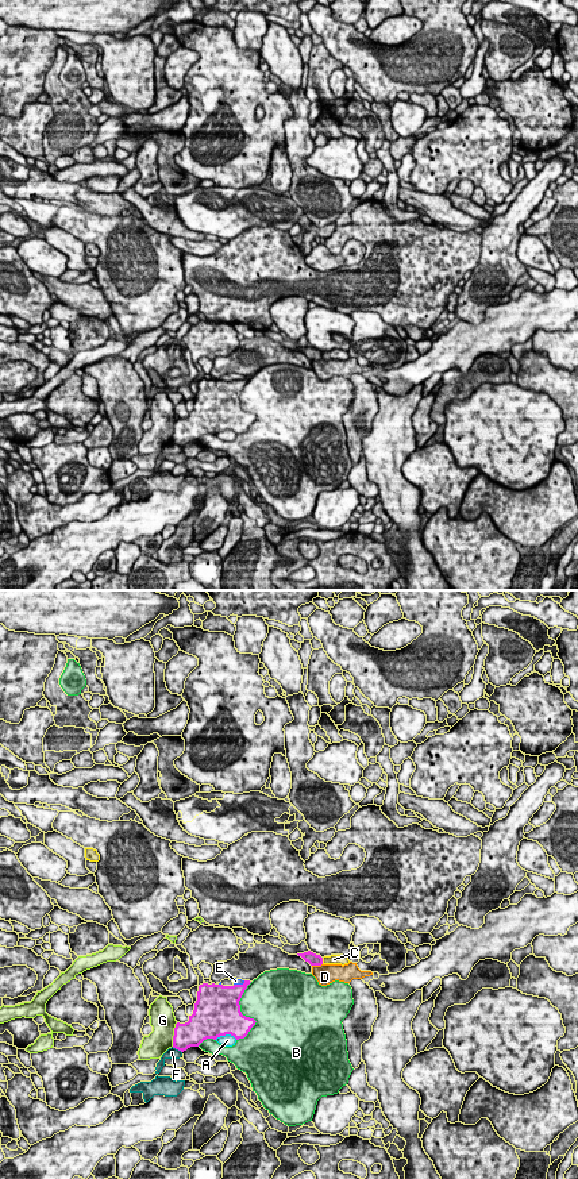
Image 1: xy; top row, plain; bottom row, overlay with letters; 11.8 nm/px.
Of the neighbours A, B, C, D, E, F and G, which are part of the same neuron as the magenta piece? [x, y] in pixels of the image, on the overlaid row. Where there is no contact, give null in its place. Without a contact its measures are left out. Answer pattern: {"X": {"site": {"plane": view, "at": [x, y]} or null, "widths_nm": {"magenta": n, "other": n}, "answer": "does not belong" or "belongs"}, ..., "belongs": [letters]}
{"A": {"site": {"plane": "xy", "at": [226, 1033]}, "widths_nm": {"magenta": 500, "other": 140}, "answer": "does not belong"}, "B": {"site": {"plane": "xy", "at": [245, 1016]}, "widths_nm": {"magenta": 420, "other": 440}, "answer": "does not belong"}, "C": {"site": {"plane": "xy", "at": [322, 960]}, "widths_nm": {"magenta": 140, "other": 130}, "answer": "does not belong"}, "D": {"site": {"plane": "xy", "at": [316, 964]}, "widths_nm": {"magenta": 140, "other": 240}, "answer": "does not belong"}, "E": {"site": {"plane": "xy", "at": [239, 985]}, "widths_nm": {"magenta": 360, "other": 70}, "answer": "does not belong"}, "F": {"site": {"plane": "xy", "at": [177, 1048]}, "widths_nm": {"magenta": 320, "other": 130}, "answer": "does not belong"}, "G": {"site": {"plane": "xy", "at": [174, 1035]}, "widths_nm": {"magenta": 320, "other": 300}, "answer": "does not belong"}, "belongs": []}

